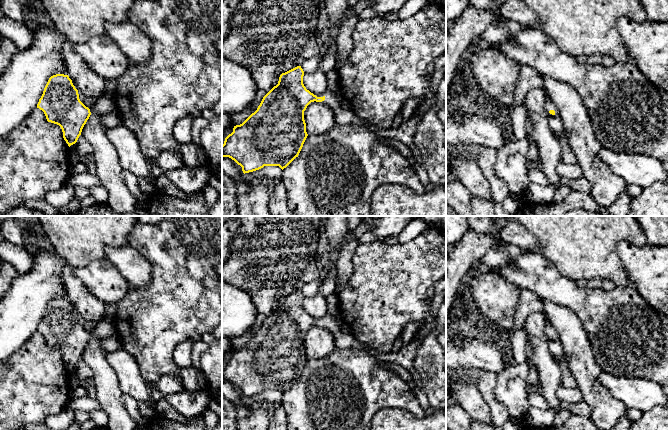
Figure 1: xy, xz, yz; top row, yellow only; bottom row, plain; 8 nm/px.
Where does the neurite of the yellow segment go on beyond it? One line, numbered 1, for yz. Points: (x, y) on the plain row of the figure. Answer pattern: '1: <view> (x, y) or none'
1: yz (549, 329)

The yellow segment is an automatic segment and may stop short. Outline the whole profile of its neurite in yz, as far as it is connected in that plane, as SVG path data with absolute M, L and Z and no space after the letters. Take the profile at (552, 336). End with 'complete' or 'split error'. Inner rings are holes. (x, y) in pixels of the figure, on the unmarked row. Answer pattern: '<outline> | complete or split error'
M549 321L546 322L544 331L550 341L559 340L558 333L556 332L555 328L552 326L552 324Z | split error

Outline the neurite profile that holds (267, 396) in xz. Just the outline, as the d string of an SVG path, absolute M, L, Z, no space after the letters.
M264 390L259 394L245 397L245 402L247 405L251 405L257 402L272 404L281 401L282 393L279 390Z

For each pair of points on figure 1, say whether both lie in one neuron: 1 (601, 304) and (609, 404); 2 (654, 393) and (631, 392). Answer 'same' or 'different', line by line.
1: different
2: same

